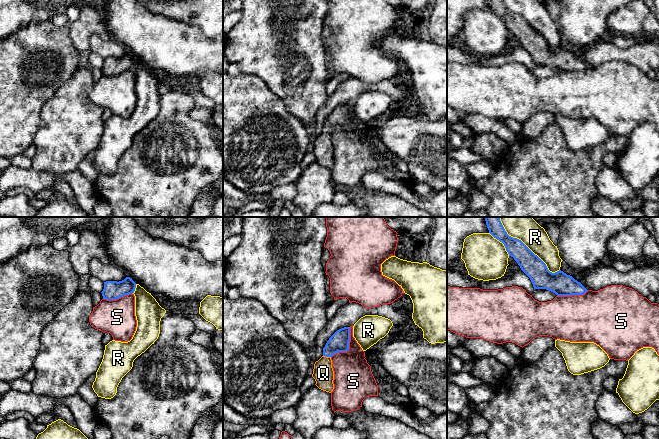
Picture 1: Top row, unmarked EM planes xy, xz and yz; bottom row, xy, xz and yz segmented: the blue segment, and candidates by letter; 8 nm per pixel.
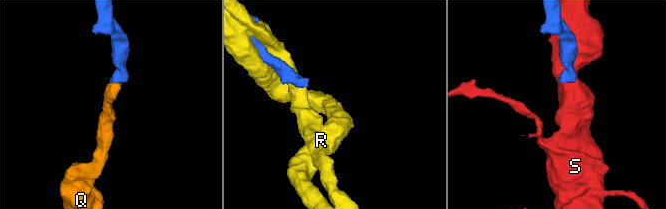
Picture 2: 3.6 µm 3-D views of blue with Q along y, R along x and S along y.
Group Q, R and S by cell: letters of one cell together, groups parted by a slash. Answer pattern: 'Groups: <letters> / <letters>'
Groups: Q / R / S

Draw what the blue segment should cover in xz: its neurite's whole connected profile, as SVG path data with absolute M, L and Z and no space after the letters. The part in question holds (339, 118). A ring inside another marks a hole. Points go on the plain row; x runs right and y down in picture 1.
M350 103L337 106L323 124L323 132L315 138L312 153L316 162L331 169L334 165L334 147L331 133L338 128L347 128L350 118Z

